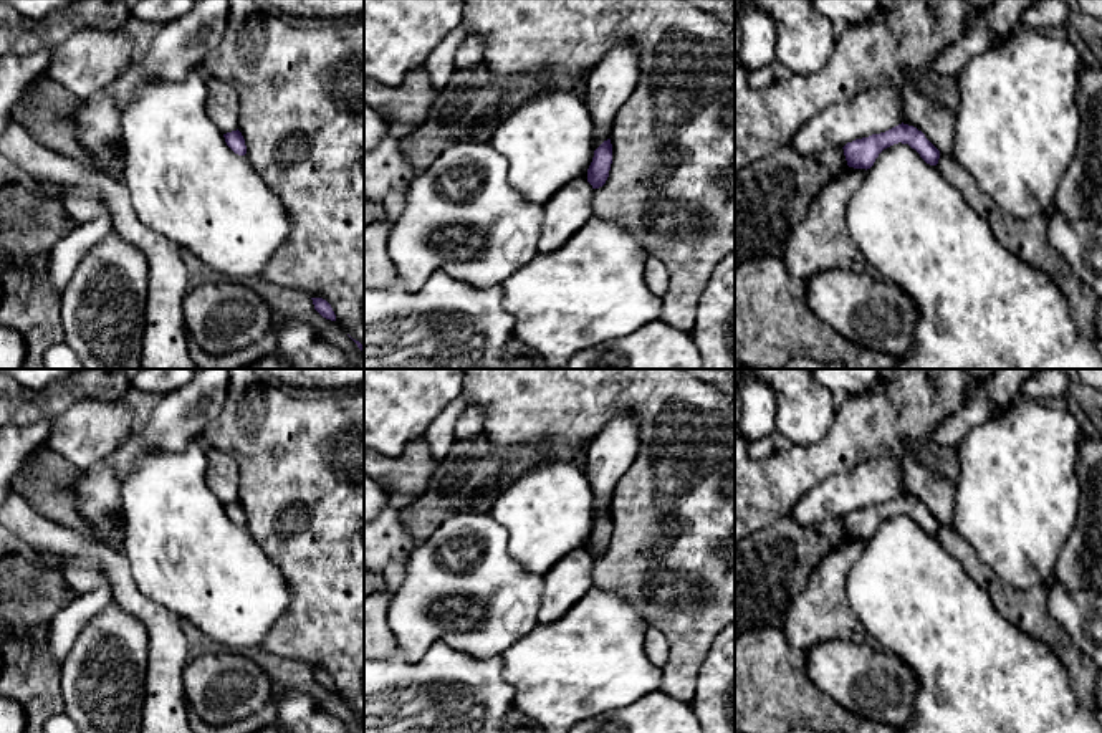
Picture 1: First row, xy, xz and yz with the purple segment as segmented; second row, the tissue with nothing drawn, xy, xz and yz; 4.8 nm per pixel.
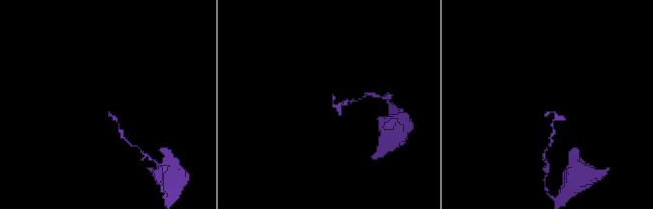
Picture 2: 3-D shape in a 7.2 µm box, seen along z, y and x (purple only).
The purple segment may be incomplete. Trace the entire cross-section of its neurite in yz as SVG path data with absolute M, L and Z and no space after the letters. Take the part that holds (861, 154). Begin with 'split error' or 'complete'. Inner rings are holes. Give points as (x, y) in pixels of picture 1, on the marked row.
complete; M903 122L885 132L847 142L842 149L849 167L867 170L874 165L884 149L898 142L908 144L915 149L927 164L938 164L940 151L925 137L922 131Z

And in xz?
complete; M607 139L594 151L592 162L587 169L587 182L592 185L592 189L599 189L606 184L611 164L612 164L612 144L611 139Z

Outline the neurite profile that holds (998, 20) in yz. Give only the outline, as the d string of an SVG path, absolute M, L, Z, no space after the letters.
M998 0L983 10L973 26L945 48L933 61L940 76L958 76L961 68L975 56L991 48L996 38L1006 38L1021 23L1023 13L1036 0Z

